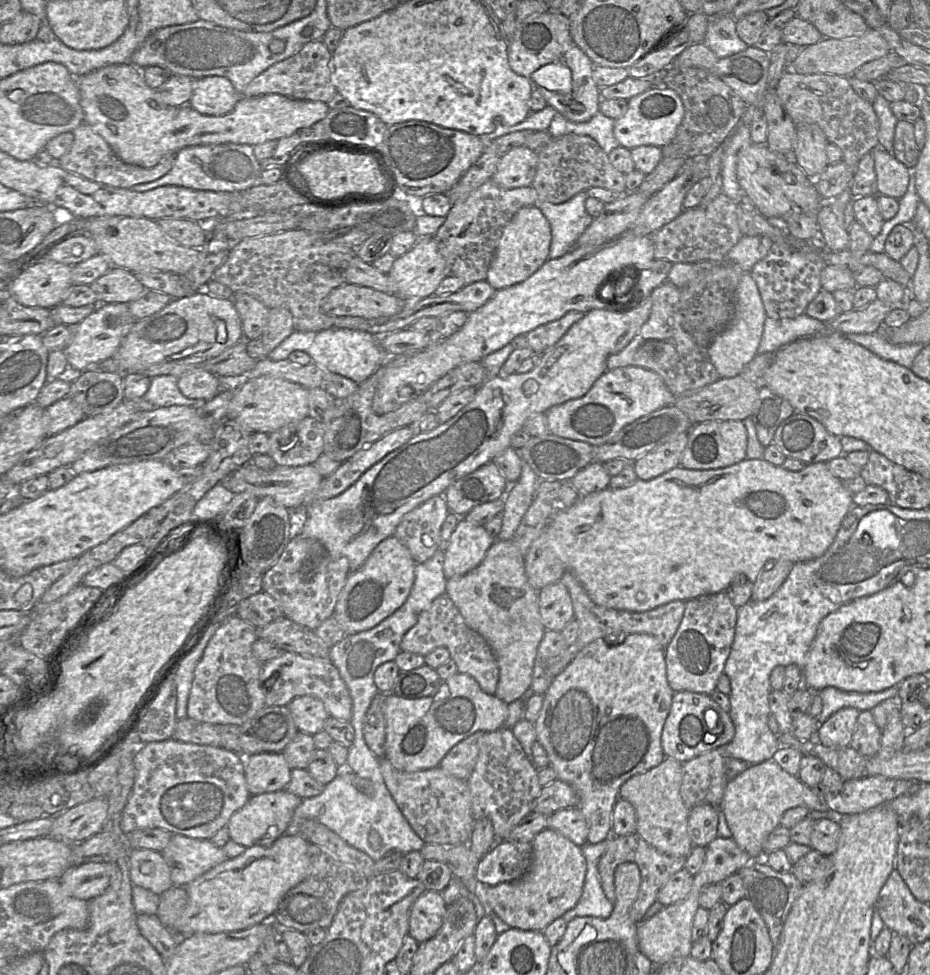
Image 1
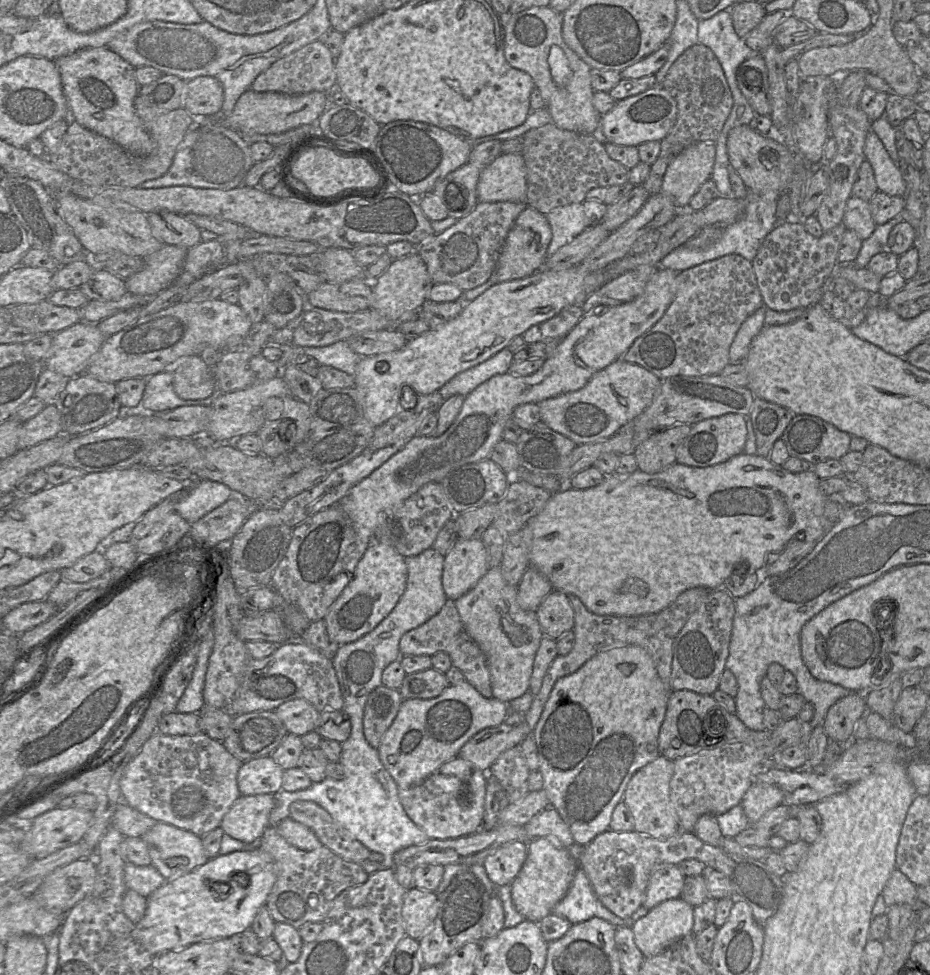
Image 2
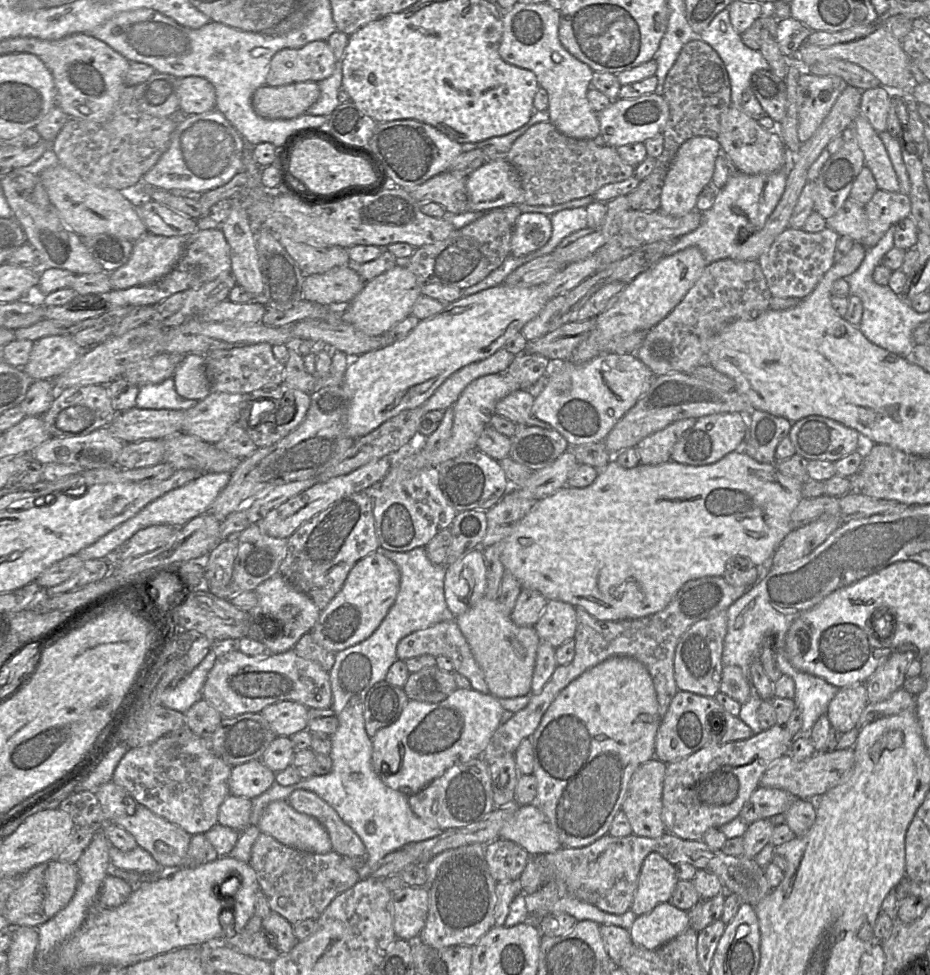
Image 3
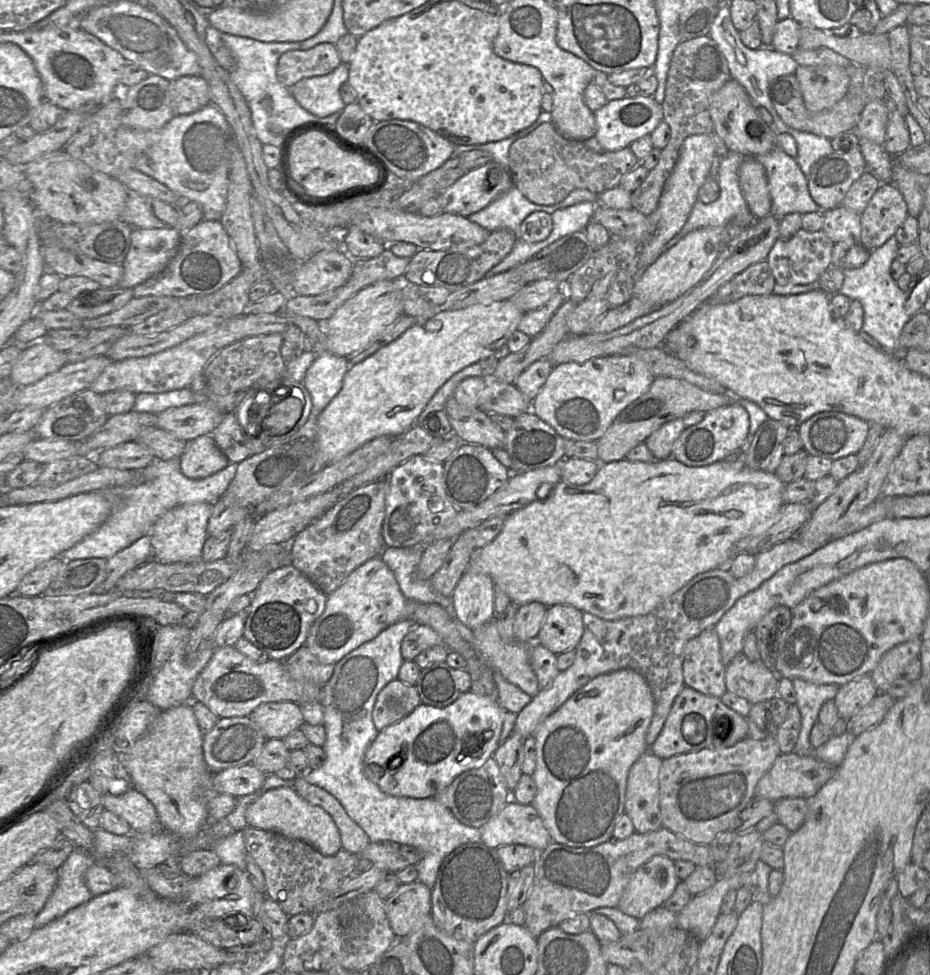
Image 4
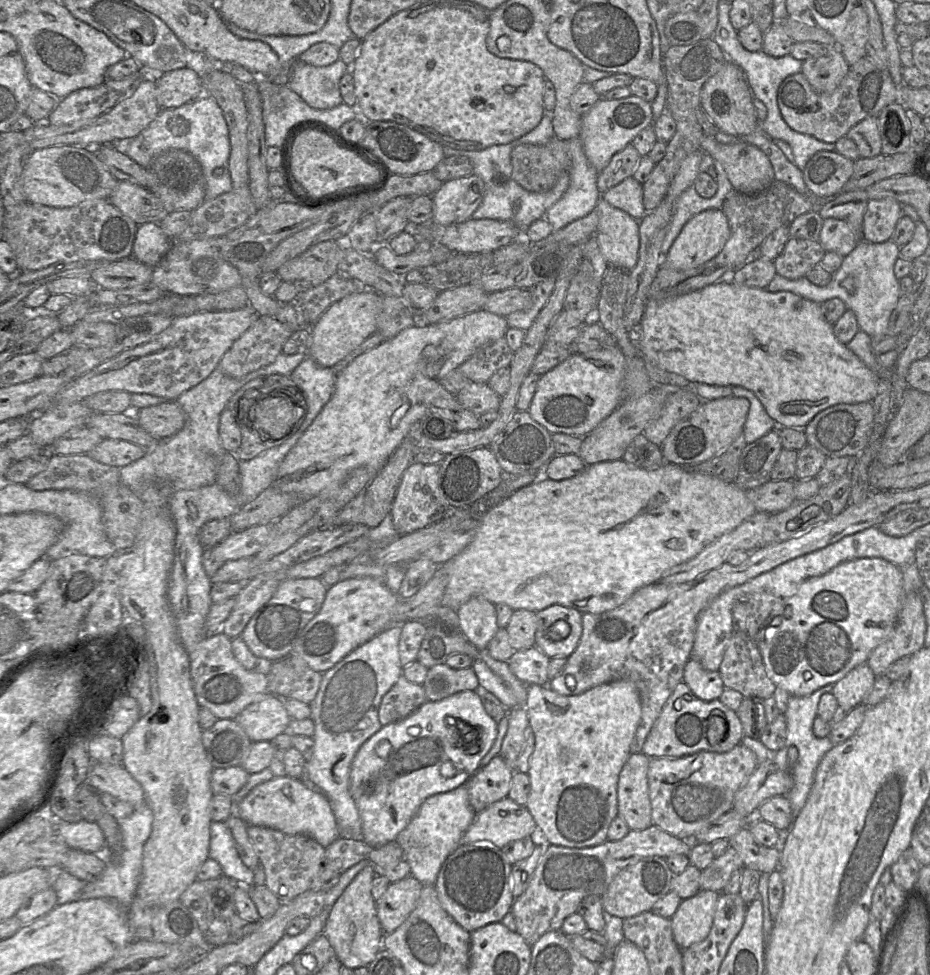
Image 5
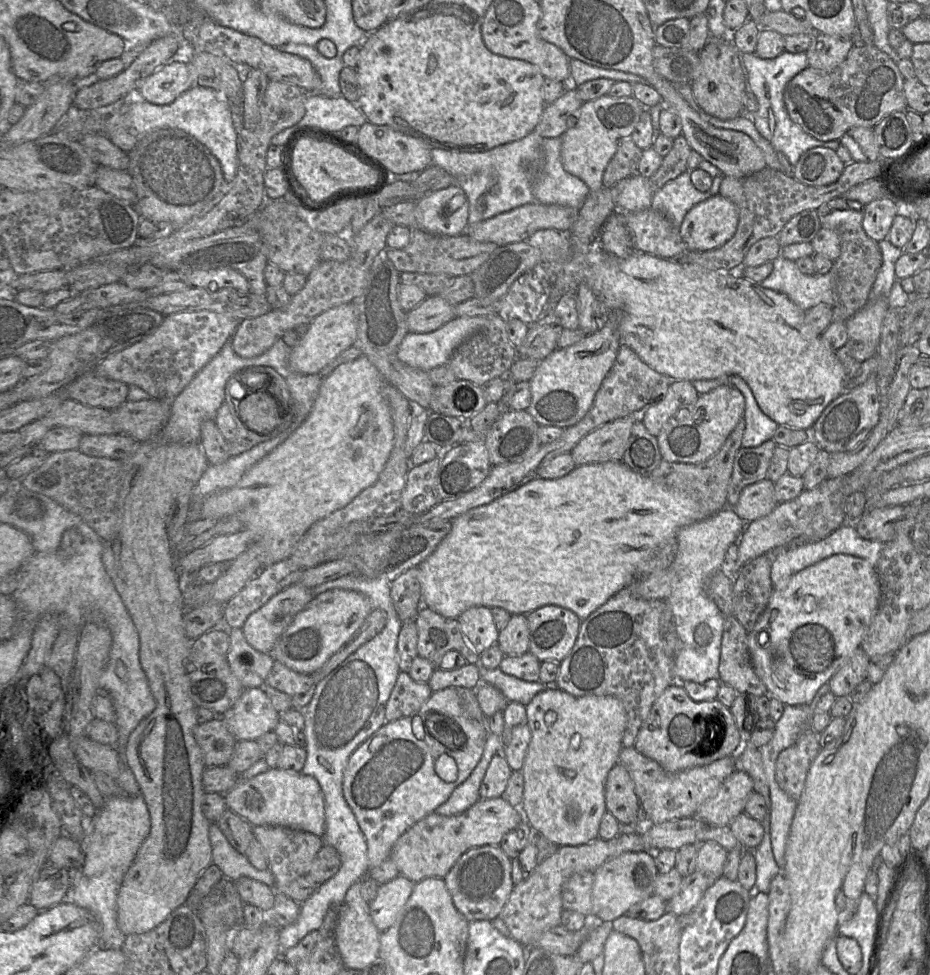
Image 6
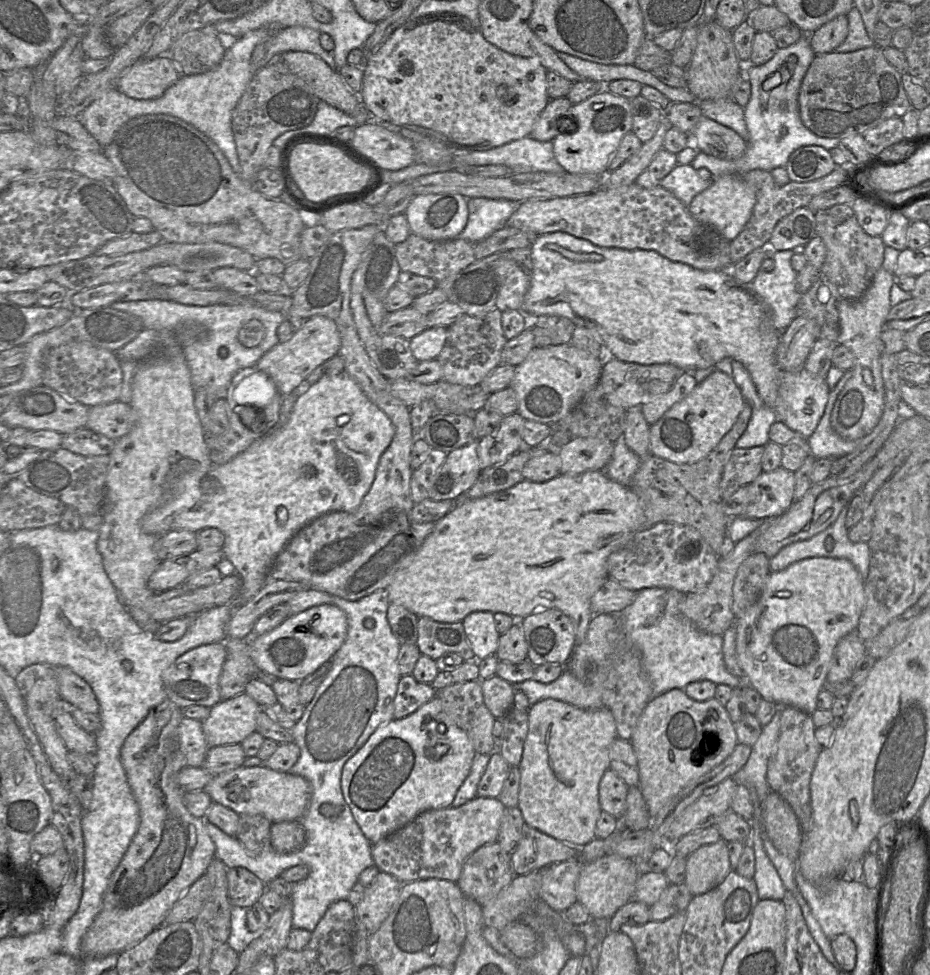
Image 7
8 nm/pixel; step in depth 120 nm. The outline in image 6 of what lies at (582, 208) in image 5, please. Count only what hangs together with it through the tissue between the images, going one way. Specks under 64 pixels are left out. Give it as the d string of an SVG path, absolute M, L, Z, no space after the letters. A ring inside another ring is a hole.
M560 137L543 138L542 145L545 161L542 172L534 182L535 201L578 210L590 193L588 186L563 168Z

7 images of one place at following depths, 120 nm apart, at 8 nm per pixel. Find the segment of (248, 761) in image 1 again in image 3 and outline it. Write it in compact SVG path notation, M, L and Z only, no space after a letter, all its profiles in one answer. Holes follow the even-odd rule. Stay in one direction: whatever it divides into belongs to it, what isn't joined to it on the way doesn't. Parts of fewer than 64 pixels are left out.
M252 760L232 767L228 780L233 796L254 799L267 791L276 781L276 773L262 760Z

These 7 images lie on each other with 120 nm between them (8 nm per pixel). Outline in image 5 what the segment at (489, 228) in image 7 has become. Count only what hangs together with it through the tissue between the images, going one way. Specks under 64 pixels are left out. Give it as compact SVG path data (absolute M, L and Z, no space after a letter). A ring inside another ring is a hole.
M546 112L540 123L527 134L507 144L493 145L483 150L462 150L444 147L444 156L466 156L472 163L473 173L482 179L485 186L483 200L470 218L511 221L520 231L521 237L530 224L544 217L548 209L556 203L569 186L569 173L562 171L555 185L546 192L530 192L523 189L512 176L511 152L522 144L544 145L555 135L551 114Z

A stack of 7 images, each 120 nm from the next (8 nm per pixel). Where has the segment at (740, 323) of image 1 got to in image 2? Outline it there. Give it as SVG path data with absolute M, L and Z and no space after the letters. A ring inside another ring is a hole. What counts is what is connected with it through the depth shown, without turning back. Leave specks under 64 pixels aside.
M762 306L742 323L729 349L730 363L739 363L746 358L751 342L765 326L765 312L766 307Z

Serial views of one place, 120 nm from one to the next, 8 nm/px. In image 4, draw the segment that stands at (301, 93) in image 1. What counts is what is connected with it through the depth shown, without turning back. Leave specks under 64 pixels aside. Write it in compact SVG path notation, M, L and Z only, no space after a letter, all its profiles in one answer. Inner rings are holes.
M319 43L308 50L289 50L278 59L276 75L286 87L303 78L322 76L334 71L341 63L333 43Z

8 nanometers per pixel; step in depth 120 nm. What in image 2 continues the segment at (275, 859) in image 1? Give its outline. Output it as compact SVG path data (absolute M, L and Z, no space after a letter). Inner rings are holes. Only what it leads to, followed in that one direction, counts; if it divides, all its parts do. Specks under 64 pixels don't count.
M259 848L223 856L217 855L193 871L165 881L152 892L146 898L145 914L134 925L132 936L154 956L171 950L179 950L201 941L238 937L251 928L259 909L266 905L267 897L275 881L276 868L273 858Z

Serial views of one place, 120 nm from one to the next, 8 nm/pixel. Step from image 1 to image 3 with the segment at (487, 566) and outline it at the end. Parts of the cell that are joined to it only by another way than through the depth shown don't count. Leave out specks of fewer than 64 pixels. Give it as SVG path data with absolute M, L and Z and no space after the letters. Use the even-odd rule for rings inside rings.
M487 596L455 620L484 674L490 694L496 698L514 698L532 693L537 648L541 642L535 627L515 625L498 599Z

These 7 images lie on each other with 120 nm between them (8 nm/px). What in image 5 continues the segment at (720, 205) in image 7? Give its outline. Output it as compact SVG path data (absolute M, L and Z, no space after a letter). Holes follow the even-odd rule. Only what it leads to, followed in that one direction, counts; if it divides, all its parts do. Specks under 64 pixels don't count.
M709 209L693 216L683 227L669 253L663 257L663 266L675 270L687 270L701 266L716 257L730 237L728 219L722 209Z

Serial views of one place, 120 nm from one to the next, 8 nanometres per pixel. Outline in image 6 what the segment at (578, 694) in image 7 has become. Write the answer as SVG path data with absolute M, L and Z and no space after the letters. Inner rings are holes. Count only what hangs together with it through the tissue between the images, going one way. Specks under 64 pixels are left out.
M479 660L475 664L478 666L481 682L498 688L508 702L515 701L526 706L539 692L549 688L557 688L554 683L529 682L516 678L502 672L499 667L487 669Z

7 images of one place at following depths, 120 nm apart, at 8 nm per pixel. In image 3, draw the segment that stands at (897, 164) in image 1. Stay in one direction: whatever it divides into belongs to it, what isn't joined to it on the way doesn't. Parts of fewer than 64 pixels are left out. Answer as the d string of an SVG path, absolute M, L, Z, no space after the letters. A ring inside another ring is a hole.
M859 113L853 125L857 132L858 144L864 154L864 166L871 170L878 189L899 192L897 174L878 133L862 113Z

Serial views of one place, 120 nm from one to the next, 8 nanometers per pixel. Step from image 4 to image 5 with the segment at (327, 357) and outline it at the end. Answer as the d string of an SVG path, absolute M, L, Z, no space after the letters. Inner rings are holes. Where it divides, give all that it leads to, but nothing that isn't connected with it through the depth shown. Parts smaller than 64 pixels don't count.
M307 357L289 378L302 391L307 405L305 419L297 430L298 437L301 437L330 400L334 392L336 374L332 368L320 366L314 359Z

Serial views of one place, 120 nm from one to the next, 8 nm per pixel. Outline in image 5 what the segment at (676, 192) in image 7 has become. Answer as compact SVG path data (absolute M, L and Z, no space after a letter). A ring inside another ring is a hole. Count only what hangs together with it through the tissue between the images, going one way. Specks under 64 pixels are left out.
M715 160L713 165L717 172L716 194L712 198L703 198L692 185L677 198L671 223L662 243L663 256L669 253L681 230L693 216L709 209L721 209L725 198L733 190L723 166Z

